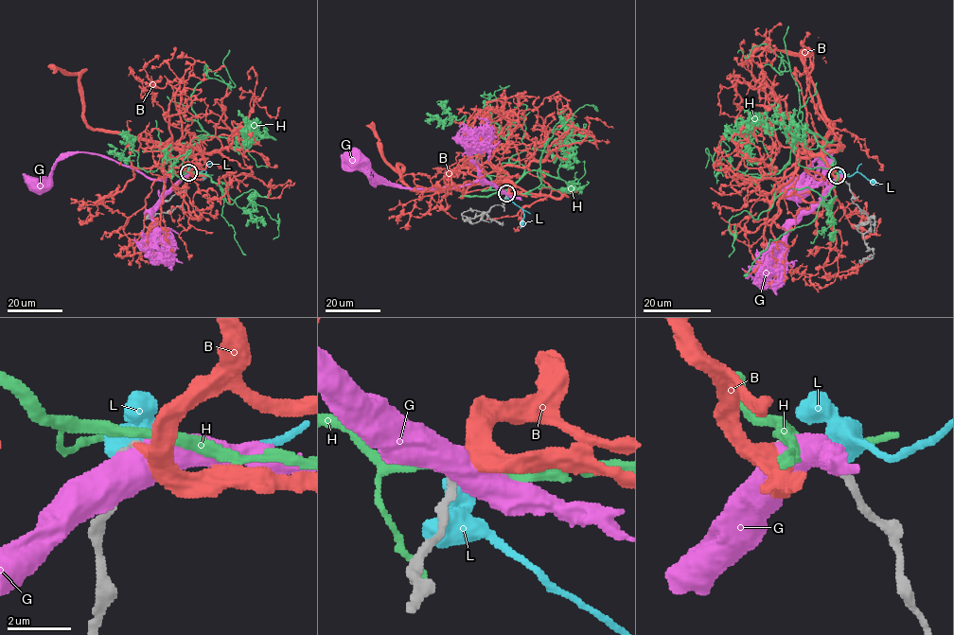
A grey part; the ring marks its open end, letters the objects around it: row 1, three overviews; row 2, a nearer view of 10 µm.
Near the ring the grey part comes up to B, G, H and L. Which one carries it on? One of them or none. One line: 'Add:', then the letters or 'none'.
Add: B

